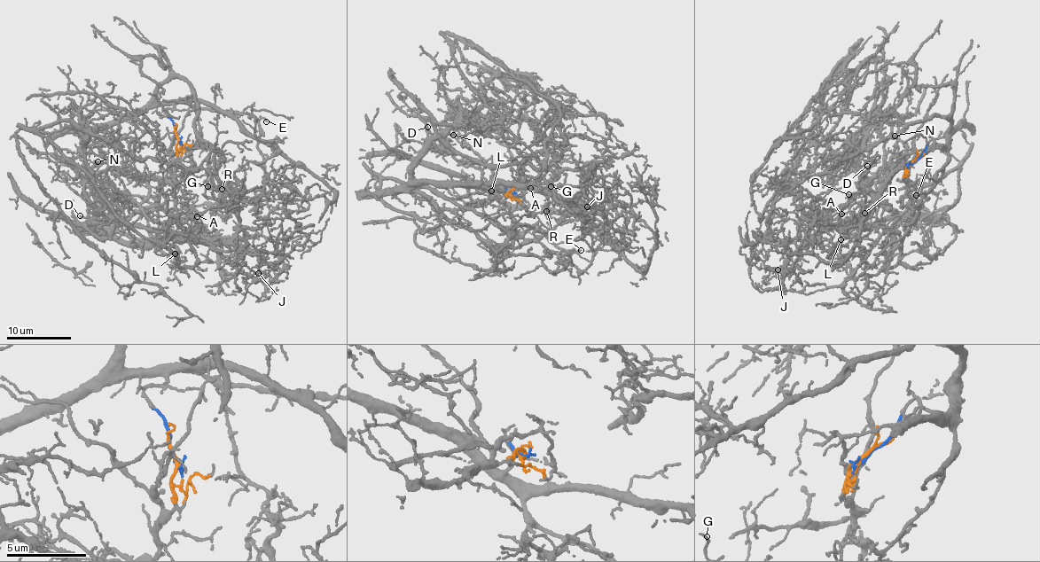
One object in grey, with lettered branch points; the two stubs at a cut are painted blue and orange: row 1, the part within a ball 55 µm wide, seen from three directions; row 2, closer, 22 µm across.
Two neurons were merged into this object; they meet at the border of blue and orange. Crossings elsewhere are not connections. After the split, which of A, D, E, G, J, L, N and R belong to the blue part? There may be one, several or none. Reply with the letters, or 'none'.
E

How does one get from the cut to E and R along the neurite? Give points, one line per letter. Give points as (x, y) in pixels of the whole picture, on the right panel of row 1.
E: (913, 161), (932, 140), (945, 144), (947, 161), (935, 173), (934, 184), (926, 192), (917, 195)
R: (913, 161), (903, 180), (915, 215), (865, 230), (860, 215), (851, 234), (864, 213)

